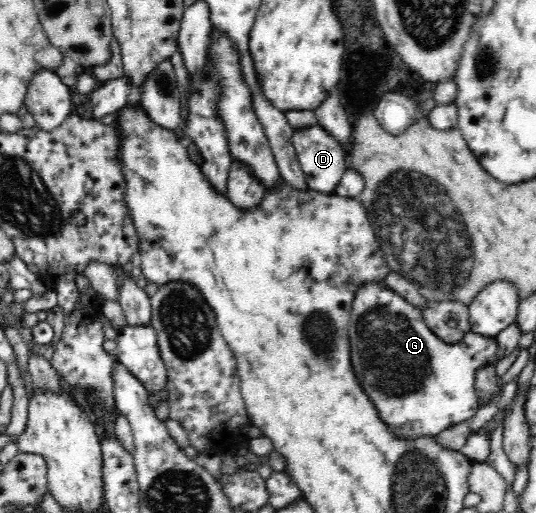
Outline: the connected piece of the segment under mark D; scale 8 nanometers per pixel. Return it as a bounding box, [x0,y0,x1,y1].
[292,123,349,194]

